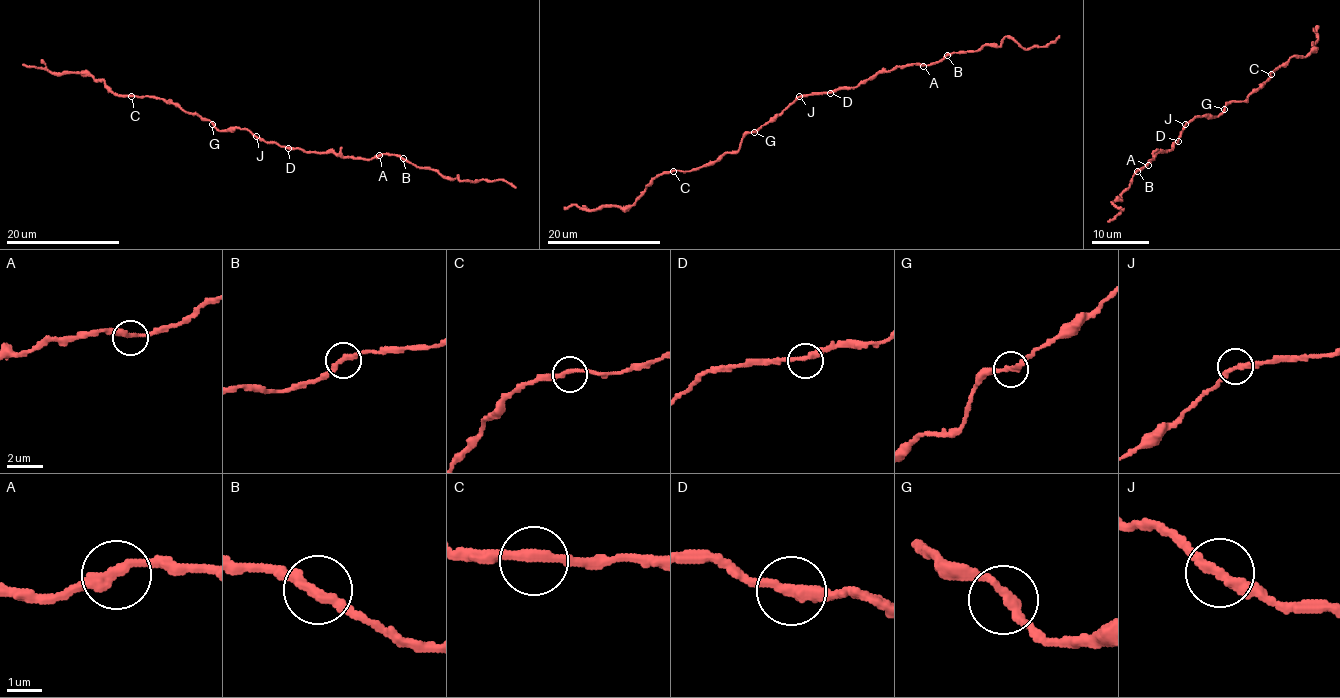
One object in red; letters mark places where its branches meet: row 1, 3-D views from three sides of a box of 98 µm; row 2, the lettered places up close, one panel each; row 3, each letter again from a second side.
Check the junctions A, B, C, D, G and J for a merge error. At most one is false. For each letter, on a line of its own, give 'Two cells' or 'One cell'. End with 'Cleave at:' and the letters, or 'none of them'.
A: One cell
B: One cell
C: One cell
D: One cell
G: One cell
J: One cell
Cleave at: none of them

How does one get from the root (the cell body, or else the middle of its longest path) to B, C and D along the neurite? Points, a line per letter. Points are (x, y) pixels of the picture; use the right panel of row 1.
B: (1186, 124), (1171, 151), (1158, 153), (1147, 167), (1136, 171)
C: (1186, 124), (1204, 115), (1218, 116), (1231, 101), (1246, 101), (1250, 93), (1271, 78), (1271, 74)
D: (1186, 124), (1178, 141)

